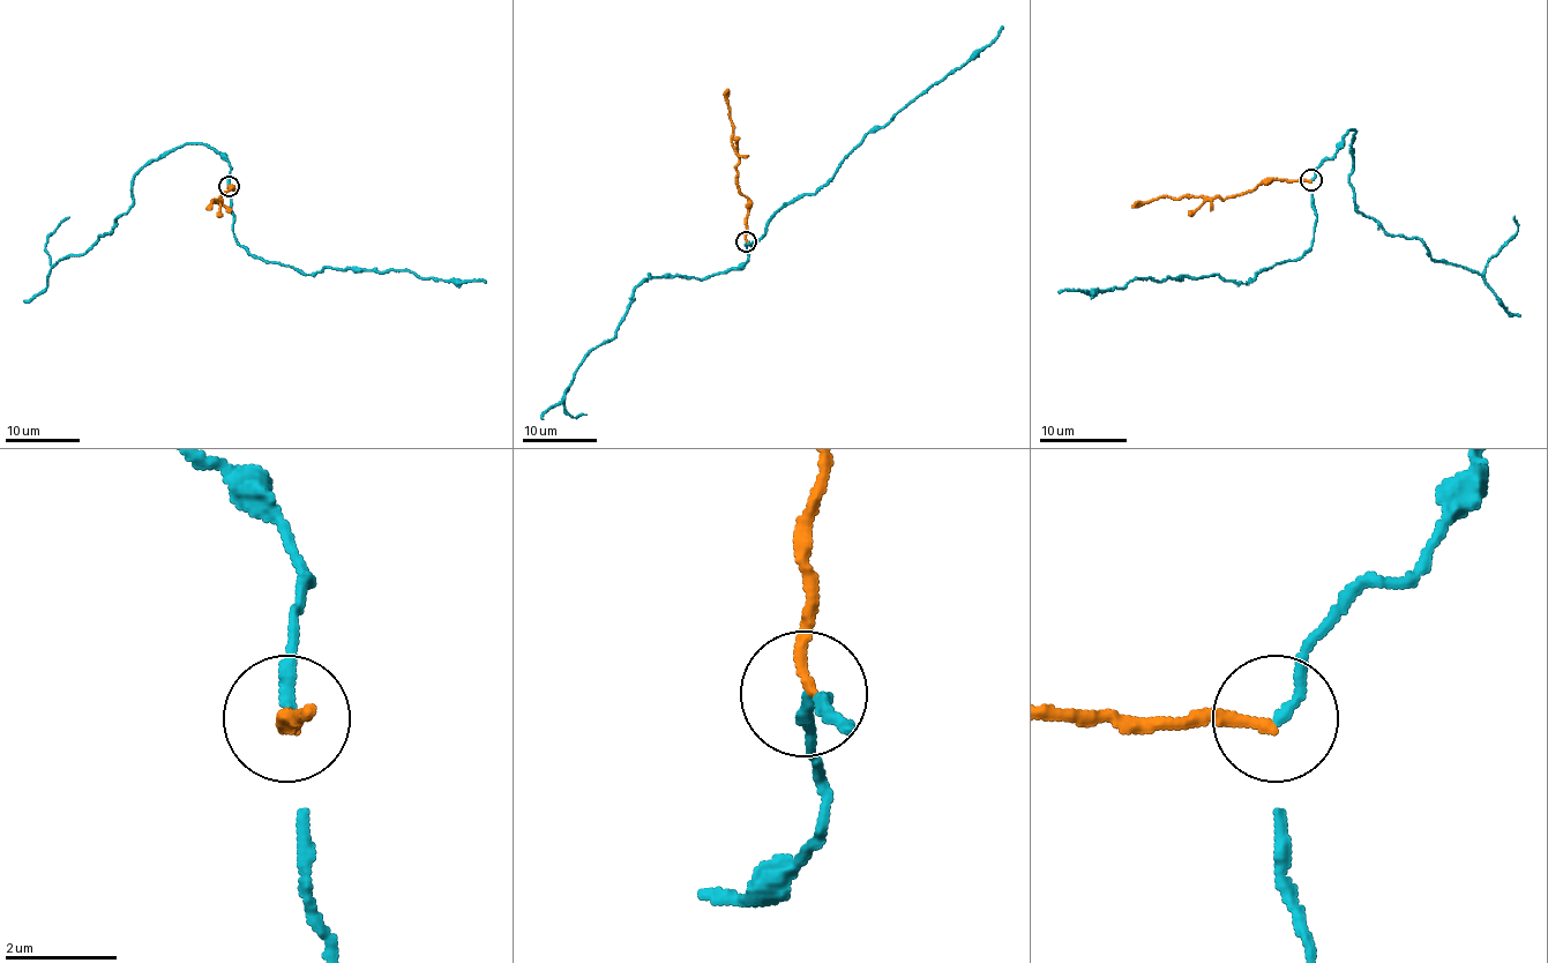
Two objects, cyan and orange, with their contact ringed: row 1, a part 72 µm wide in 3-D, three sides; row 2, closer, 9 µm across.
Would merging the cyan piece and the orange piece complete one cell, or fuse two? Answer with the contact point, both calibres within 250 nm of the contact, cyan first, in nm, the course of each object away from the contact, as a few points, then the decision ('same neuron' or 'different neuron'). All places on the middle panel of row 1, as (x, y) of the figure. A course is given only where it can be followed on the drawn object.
place (746, 241); calibres 200 and 200 nm; course cyan (745, 241), (745, 263), (649, 274), (634, 289), (562, 398), (585, 415); course orange (747, 241), (747, 202), (739, 191), (735, 169), (739, 157), (732, 144), (728, 89); different neuron

